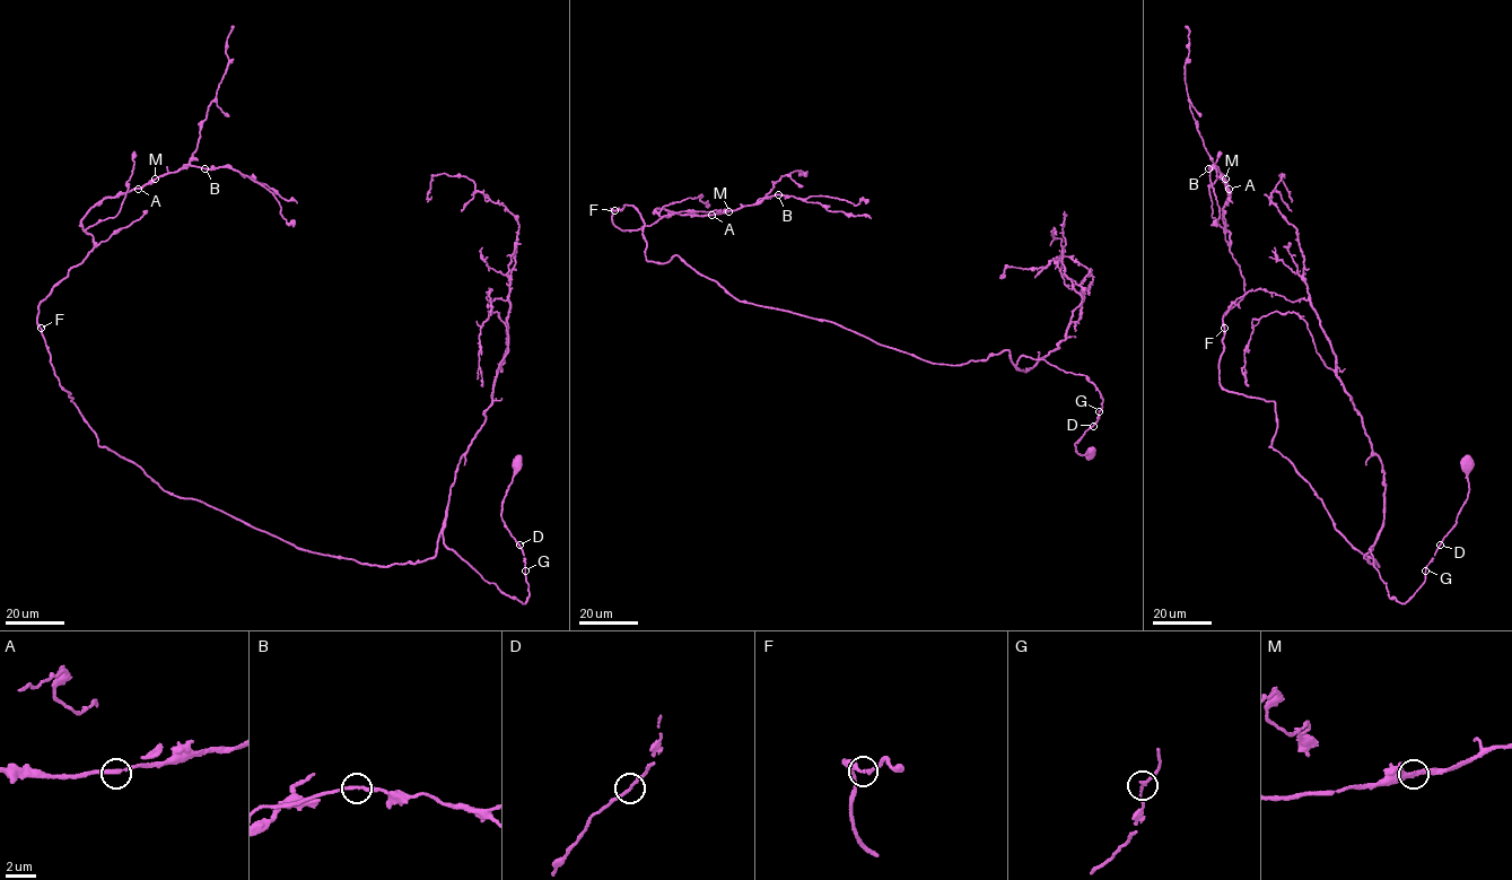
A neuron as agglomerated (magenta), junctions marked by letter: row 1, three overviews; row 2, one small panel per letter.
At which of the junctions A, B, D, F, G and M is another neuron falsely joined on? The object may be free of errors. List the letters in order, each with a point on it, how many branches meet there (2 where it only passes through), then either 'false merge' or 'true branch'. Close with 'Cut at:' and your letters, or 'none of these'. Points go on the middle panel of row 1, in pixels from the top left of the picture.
A: place (711, 215); branches 2; true branch
B: place (778, 194); branches 2; true branch
D: place (1093, 426); branches 2; true branch
F: place (614, 210); branches 2; true branch
G: place (1099, 411); branches 2; true branch
M: place (728, 211); branches 2; true branch
Cut at: none of these

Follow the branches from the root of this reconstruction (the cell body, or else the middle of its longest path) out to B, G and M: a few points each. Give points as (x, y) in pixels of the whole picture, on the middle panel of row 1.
B: (1091, 453), (1084, 375), (1007, 350), (932, 363), (739, 301), (648, 261), (634, 206), (612, 223), (778, 194)
G: (1091, 453), (1081, 455), (1075, 443), (1097, 421), (1099, 411)
M: (1091, 453), (1086, 376), (739, 301), (611, 208), (728, 211)

